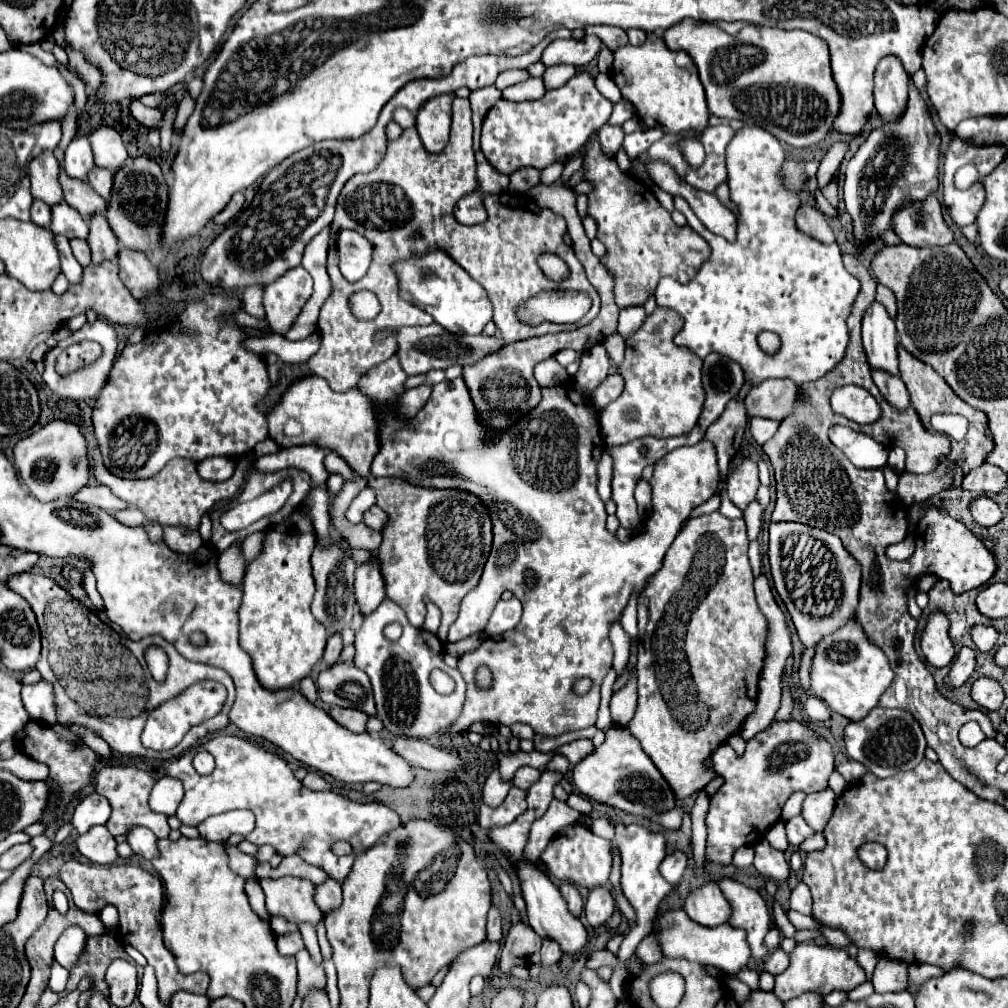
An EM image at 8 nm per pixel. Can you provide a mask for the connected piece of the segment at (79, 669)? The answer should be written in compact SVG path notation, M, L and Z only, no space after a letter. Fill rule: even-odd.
M34 572L14 574L6 580L6 584L22 598L26 598L36 614L42 634L42 656L36 664L36 670L54 686L56 716L60 724L80 724L92 728L110 744L112 750L126 756L146 756L156 760L176 758L184 750L204 740L208 734L218 732L228 724L228 710L234 702L234 682L224 670L186 660L176 652L172 644L164 642L160 636L144 638L144 642L132 642L130 638L120 636L92 610L88 610L46 576ZM152 644L162 648L170 660L166 680L162 684L158 684L146 668L144 650ZM198 680L216 680L228 688L228 700L222 712L216 714L216 718L188 730L184 740L172 750L156 752L144 748L140 742L140 734L144 730L144 718L148 718L148 710L154 710L160 702L166 702L166 698L172 698L172 694L180 694L180 690L186 690L192 682Z

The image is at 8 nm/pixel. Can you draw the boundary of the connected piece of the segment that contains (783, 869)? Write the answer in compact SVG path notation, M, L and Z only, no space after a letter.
M762 840L762 842L756 844L754 866L756 866L756 870L760 874L764 874L764 876L768 876L772 880L788 880L788 874L790 874L784 852L772 848L768 844L768 840Z

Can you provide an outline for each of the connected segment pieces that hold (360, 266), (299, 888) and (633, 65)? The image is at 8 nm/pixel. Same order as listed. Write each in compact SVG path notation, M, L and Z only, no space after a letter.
M342 230L338 236L338 254L344 278L358 282L372 262L372 244L356 230Z
M298 876L260 878L266 894L266 910L272 916L284 916L290 922L318 924L322 918L320 908L312 898L312 882Z
M648 34L648 40L642 46L626 44L614 50L612 80L620 88L622 98L636 108L638 118L648 128L660 128L666 134L674 134L688 128L704 130L708 126L710 112L696 64L692 64L692 58L686 52L668 50L658 34Z

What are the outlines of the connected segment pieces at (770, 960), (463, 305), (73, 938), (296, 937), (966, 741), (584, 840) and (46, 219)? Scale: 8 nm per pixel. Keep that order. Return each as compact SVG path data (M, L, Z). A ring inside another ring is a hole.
M782 948L770 952L770 954L766 956L764 964L762 964L762 970L764 970L764 972L770 972L770 974L774 974L774 976L782 974L786 968L788 968L788 954L786 954Z
M440 250L398 262L396 274L402 298L434 316L434 320L452 334L482 334L484 326L492 320L492 304L488 302L484 288Z
M69 927L55 944L54 958L62 967L70 971L77 964L85 944L85 941L77 941L77 929Z
M300 930L284 934L284 936L278 936L276 942L278 942L278 950L280 950L282 956L294 956L296 952L300 952L304 948L304 940L302 940Z
M968 722L968 724L964 724L962 728L960 728L960 742L964 744L964 746L976 746L982 738L986 738L984 734L982 734L982 730L978 728L978 722Z
M576 824L576 826L568 826L568 828L560 830L558 836L554 836L550 840L550 844L544 850L544 854L540 856L540 860L554 878L574 882L576 886L584 886L584 888L596 888L596 886L604 886L608 882L608 876L612 870L612 860L614 860L612 850L614 850L612 840L594 836L590 830L586 830L584 824Z
M34 200L34 204L32 204L32 222L42 226L42 228L50 228L50 222L52 222L50 206L44 206L44 202Z

